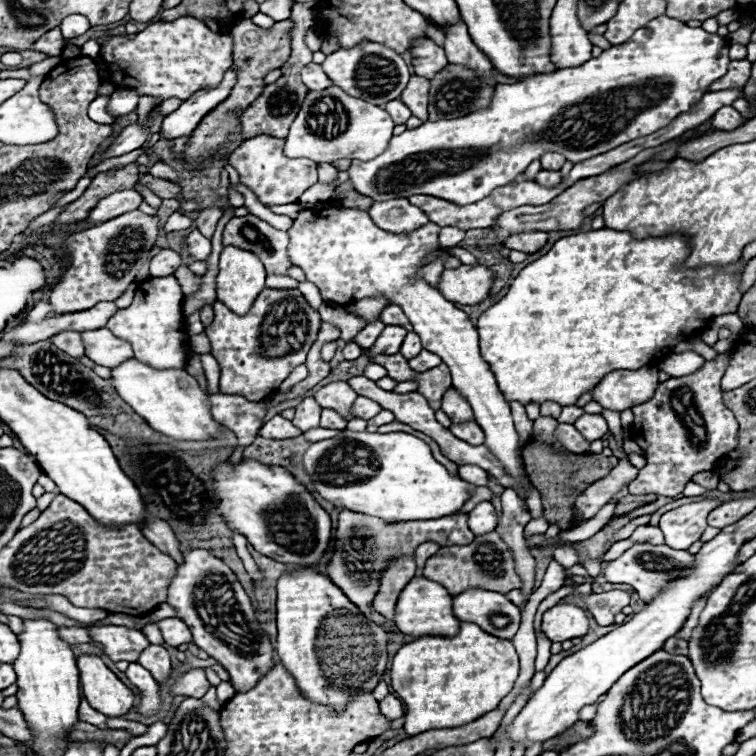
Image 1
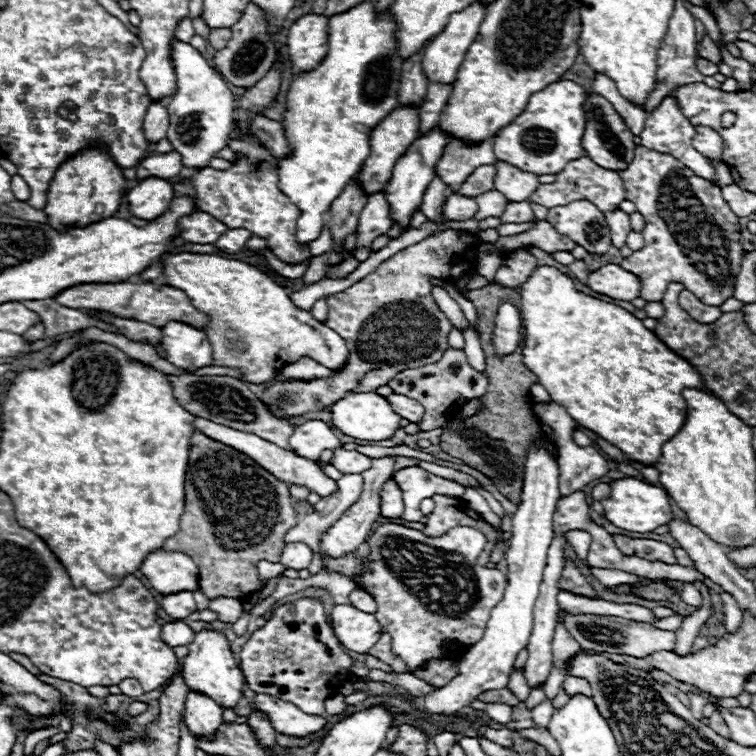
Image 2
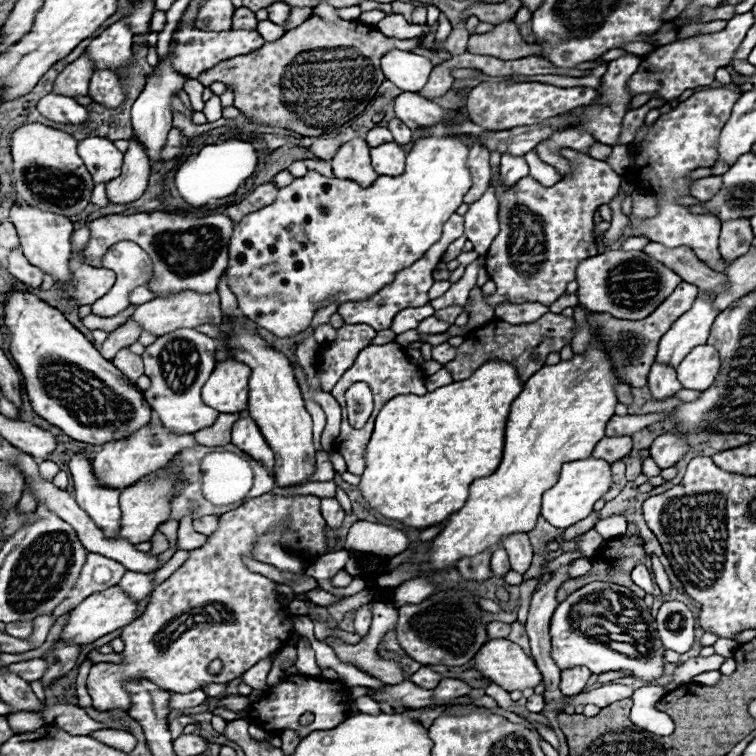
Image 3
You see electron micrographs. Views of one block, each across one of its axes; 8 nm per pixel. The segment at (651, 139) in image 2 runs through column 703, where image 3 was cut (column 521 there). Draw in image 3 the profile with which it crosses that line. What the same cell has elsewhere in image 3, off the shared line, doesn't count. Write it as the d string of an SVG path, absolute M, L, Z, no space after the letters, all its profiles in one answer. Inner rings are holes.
M502 154L500 172L502 172L502 180L506 180L506 184L514 184L514 180L520 180L522 176L528 174L528 164L526 164L524 156Z

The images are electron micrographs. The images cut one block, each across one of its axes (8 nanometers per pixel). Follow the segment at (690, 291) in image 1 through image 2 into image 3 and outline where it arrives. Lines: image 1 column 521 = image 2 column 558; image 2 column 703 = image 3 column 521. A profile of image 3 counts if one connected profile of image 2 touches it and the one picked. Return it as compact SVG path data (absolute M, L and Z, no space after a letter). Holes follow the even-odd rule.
M488 360L466 380L440 386L424 396L400 394L388 400L376 416L376 426L366 448L366 470L358 484L366 502L382 516L404 522L410 528L428 528L458 512L466 504L472 480L488 476L498 468L510 404L520 390L522 380L514 364L506 360Z

